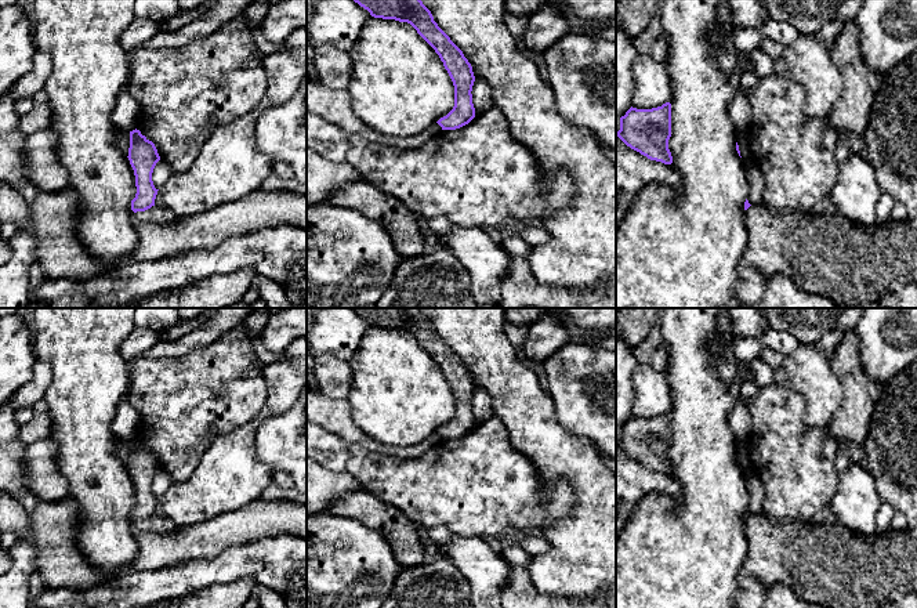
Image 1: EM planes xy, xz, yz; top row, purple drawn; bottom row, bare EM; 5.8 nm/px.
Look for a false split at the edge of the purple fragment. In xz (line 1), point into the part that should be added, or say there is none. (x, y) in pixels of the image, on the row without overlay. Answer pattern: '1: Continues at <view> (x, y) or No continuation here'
1: No continuation here

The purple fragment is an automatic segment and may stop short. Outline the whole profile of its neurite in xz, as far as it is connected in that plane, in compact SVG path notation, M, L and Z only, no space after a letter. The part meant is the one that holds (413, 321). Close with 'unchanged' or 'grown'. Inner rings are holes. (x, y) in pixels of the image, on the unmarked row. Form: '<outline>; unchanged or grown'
M351 308L371 326L410 333L435 359L454 395L454 416L436 433L442 439L456 439L475 427L472 395L475 386L463 361L434 330L431 321L420 308Z; unchanged

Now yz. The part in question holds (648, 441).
M671 413L652 419L630 417L620 427L617 446L631 459L639 462L650 470L664 474L673 473L668 459L671 446Z; unchanged

